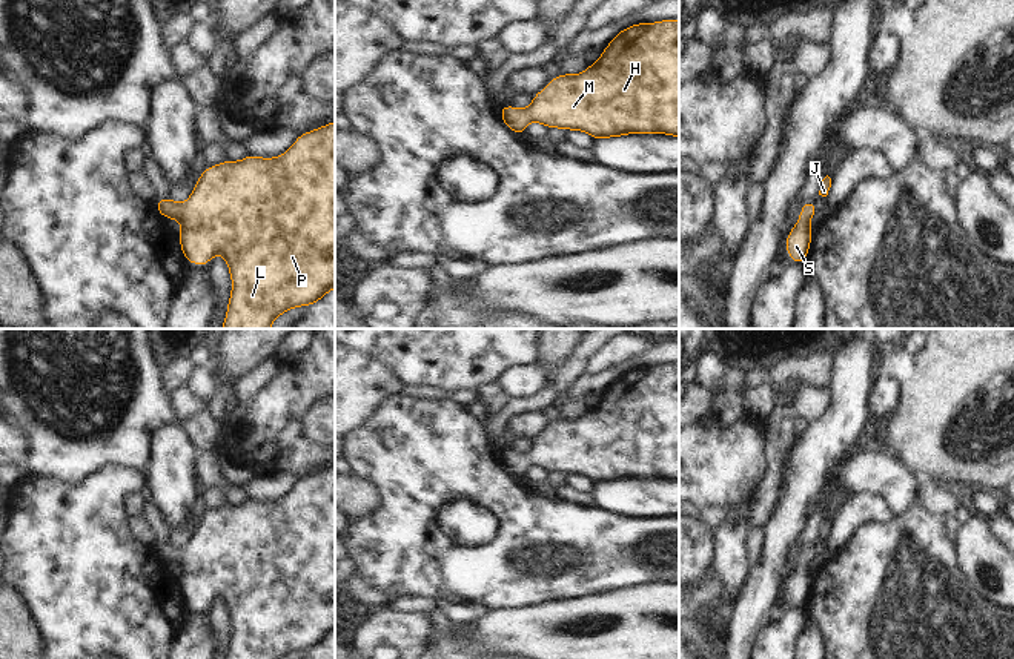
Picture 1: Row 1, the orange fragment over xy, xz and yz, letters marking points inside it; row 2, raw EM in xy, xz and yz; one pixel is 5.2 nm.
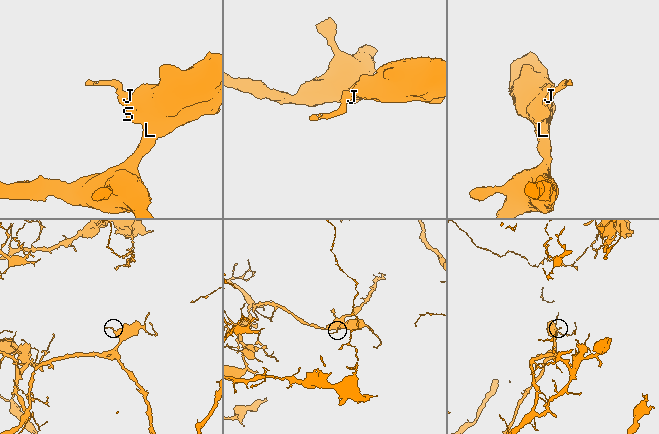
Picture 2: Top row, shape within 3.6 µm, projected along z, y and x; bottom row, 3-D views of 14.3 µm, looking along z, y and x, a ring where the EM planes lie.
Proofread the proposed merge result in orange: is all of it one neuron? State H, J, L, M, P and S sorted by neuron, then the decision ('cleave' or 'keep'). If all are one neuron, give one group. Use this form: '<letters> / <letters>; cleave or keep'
H J L M P S; keep

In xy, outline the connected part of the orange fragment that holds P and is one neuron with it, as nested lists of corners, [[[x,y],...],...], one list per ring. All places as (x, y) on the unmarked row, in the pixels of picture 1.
[[[335,465],[301,478],[293,490],[277,502],[247,499],[243,505],[227,504],[223,508],[206,512],[184,548],[175,547],[167,541],[166,544],[157,544],[155,551],[163,561],[181,565],[183,573],[178,581],[187,605],[207,610],[215,598],[224,601],[234,627],[227,659],[281,659],[292,651],[310,650],[335,631]]]

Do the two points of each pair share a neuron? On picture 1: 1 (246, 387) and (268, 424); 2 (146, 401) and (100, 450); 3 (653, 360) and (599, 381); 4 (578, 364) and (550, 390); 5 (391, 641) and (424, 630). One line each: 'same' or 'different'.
1: different
2: same
3: same
4: same
5: same

